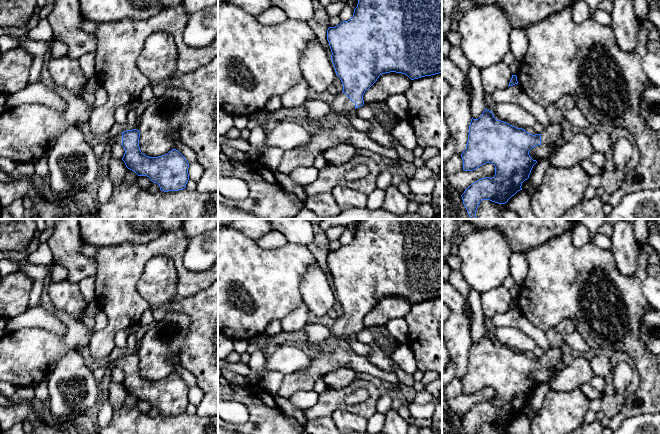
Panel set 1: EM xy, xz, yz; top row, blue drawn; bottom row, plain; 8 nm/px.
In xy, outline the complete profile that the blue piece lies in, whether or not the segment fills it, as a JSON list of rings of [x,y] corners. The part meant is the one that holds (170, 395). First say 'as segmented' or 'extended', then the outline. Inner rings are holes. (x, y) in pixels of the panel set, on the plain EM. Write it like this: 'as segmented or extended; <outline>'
extended; [[[137,353],[127,354],[117,358],[113,365],[121,368],[125,377],[122,382],[126,391],[138,400],[147,400],[153,407],[157,407],[161,415],[179,415],[186,412],[189,404],[189,387],[185,381],[176,373],[172,373],[167,378],[158,381],[149,381],[143,378],[139,371],[140,356]]]

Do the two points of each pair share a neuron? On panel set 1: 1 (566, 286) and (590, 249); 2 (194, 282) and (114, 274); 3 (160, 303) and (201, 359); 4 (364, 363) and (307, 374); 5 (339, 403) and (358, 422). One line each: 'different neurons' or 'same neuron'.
1: same neuron
2: same neuron
3: same neuron
4: same neuron
5: different neurons

